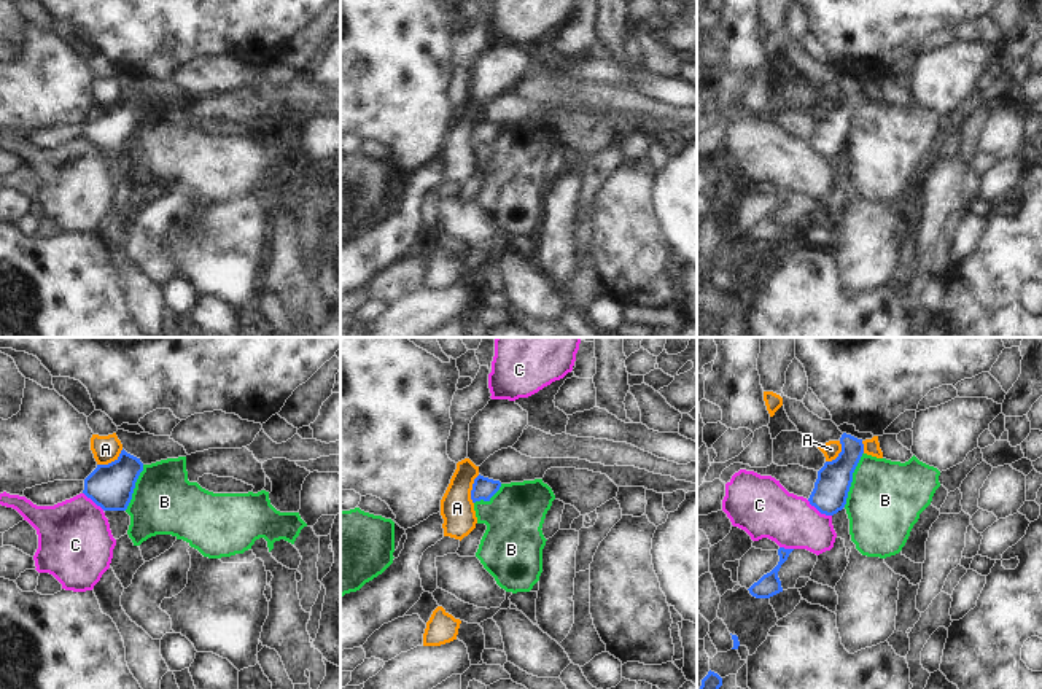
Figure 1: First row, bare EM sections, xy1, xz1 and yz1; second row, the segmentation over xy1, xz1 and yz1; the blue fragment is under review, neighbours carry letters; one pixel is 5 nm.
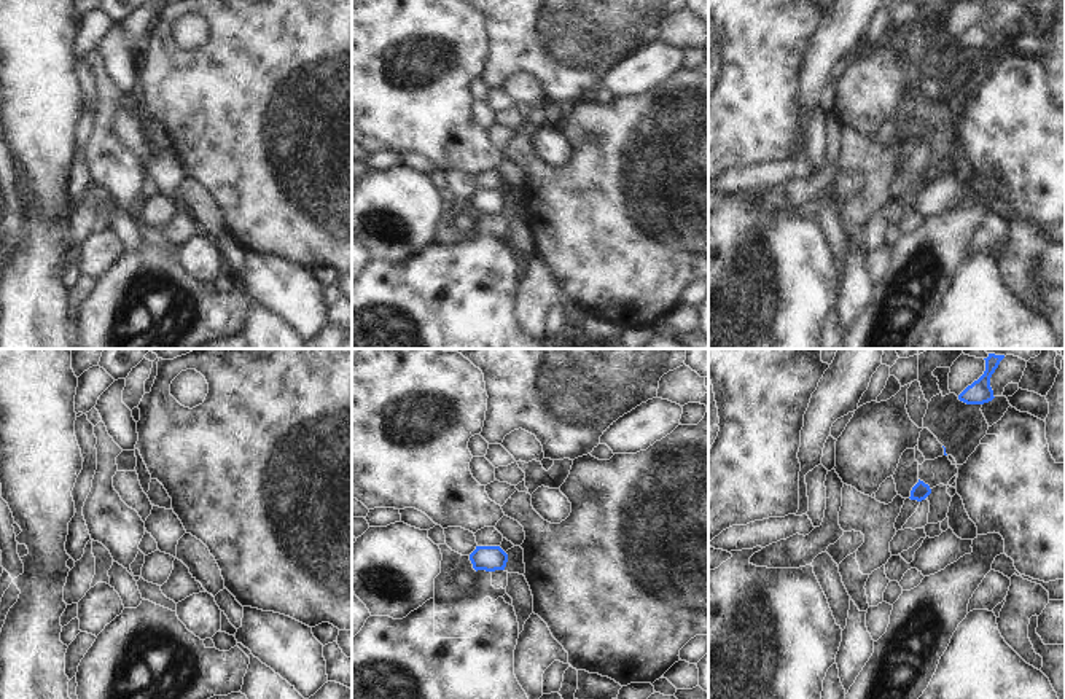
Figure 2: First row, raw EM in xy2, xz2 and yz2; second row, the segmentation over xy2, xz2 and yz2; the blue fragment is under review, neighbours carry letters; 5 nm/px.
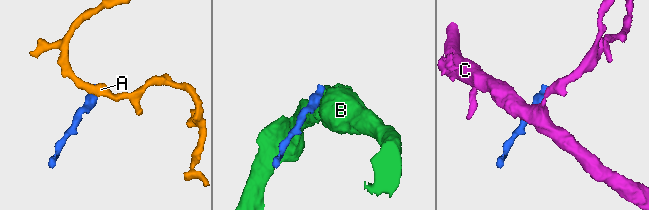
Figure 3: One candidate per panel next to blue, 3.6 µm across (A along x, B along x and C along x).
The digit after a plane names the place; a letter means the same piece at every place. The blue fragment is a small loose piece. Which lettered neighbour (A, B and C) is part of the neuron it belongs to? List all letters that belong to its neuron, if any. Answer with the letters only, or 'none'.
none

